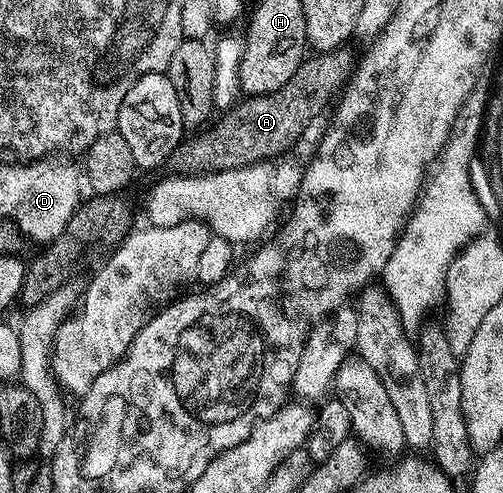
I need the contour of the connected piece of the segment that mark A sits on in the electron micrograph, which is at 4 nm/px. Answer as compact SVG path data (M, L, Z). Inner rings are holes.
M350 48L311 53L302 59L300 68L292 72L292 80L288 80L284 88L271 94L243 97L243 102L236 103L218 123L215 121L207 125L201 132L195 133L198 134L195 138L183 137L179 146L170 153L165 169L174 176L193 176L274 160L270 158L284 153L305 132L306 125L341 95L354 77L355 69L356 54L354 58Z

